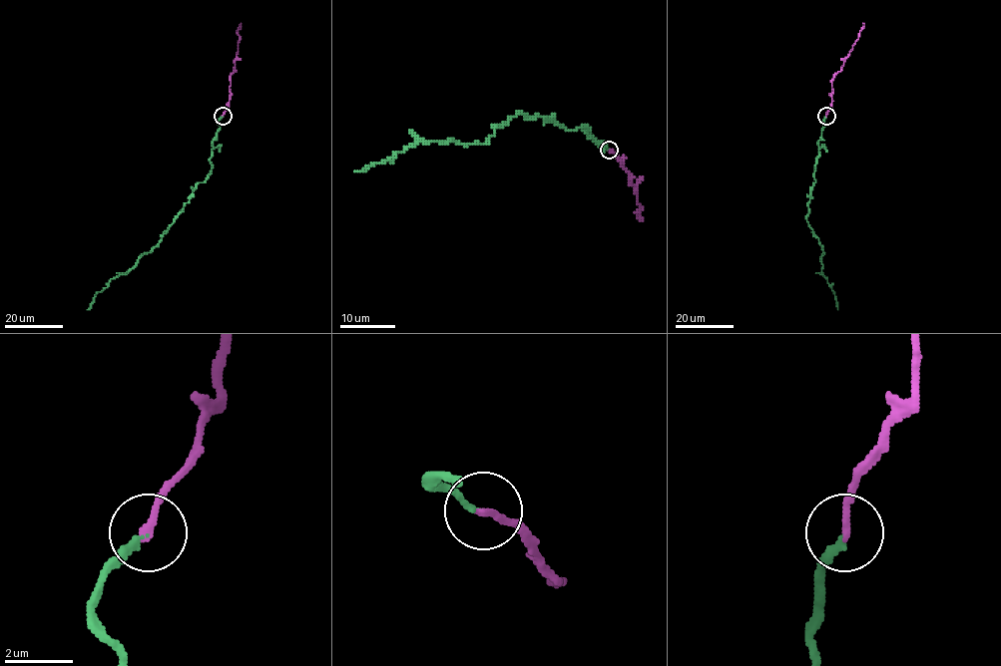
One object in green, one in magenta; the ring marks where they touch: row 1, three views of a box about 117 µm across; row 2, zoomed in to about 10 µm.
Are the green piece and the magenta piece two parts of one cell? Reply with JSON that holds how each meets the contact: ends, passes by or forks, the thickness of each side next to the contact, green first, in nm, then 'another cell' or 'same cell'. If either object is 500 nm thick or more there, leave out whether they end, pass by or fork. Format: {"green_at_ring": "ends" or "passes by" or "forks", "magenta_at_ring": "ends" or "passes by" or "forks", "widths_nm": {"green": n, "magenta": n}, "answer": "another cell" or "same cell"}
{"green_at_ring": "ends", "magenta_at_ring": "ends", "widths_nm": {"green": 180, "magenta": 220}, "answer": "same cell"}

